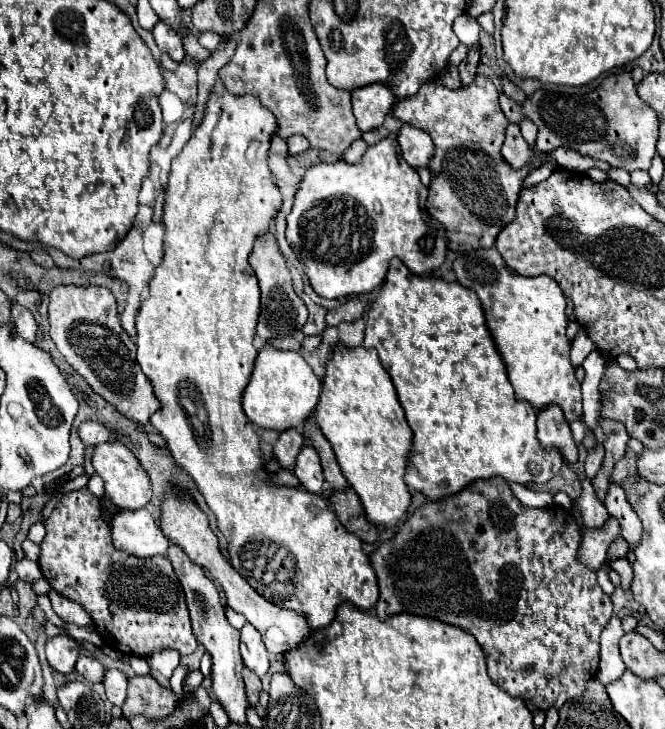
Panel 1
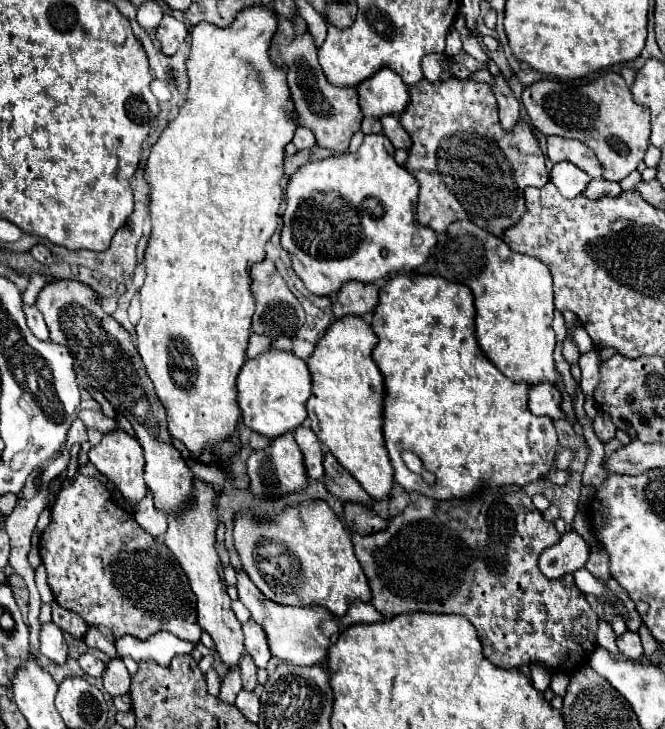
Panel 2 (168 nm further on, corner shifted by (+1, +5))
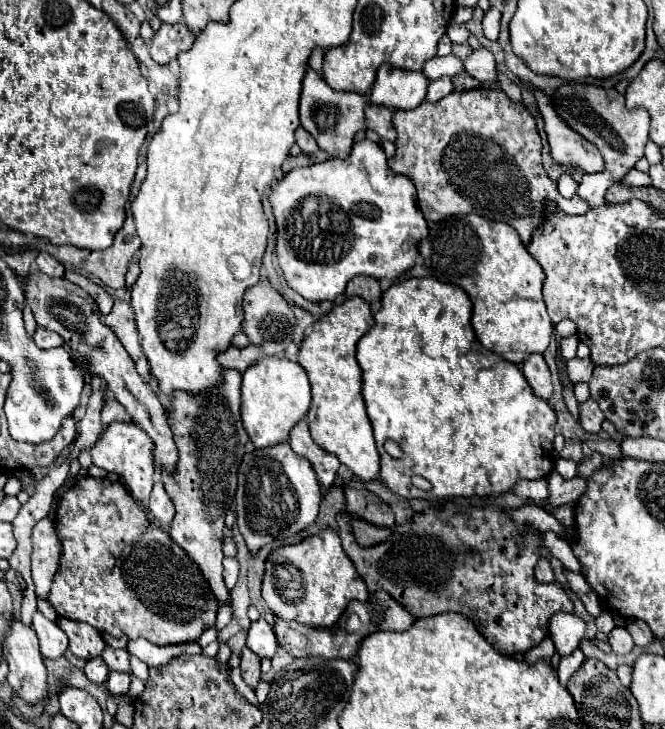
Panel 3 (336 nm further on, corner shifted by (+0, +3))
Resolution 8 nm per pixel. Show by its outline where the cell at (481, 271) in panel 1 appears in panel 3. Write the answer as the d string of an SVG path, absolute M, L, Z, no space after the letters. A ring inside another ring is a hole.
M467 214L455 220L441 220L419 246L433 276L461 286L473 302L473 328L483 348L521 366L531 354L549 348L553 322L543 302L543 270L525 250L517 232L503 222L489 222L483 216Z

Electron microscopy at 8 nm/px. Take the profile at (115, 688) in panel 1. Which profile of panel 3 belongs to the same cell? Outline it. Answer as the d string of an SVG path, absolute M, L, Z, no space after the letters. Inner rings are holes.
M109 672L109 678L105 684L111 694L125 694L129 690L129 680L131 676L125 672Z

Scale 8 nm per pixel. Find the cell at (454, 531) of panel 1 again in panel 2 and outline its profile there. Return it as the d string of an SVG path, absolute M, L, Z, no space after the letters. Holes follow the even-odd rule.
M488 488L474 498L434 500L416 496L404 512L388 522L388 528L376 534L352 534L354 554L368 578L372 604L388 620L410 612L462 614L466 616L482 642L484 656L496 666L516 668L530 662L540 662L550 670L572 672L590 658L596 648L598 618L584 594L574 586L572 574L558 580L548 580L538 570L542 550L558 544L560 534L552 522L546 522L534 508L530 496L522 492L504 492Z

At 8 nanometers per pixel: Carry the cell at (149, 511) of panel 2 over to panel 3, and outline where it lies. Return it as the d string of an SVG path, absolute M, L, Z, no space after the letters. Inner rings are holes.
M157 480L155 486L153 486L147 510L153 514L153 518L161 526L161 530L169 530L173 514L175 514L175 508L173 508L173 504L171 504L171 500L169 500L169 496L167 496L161 480Z

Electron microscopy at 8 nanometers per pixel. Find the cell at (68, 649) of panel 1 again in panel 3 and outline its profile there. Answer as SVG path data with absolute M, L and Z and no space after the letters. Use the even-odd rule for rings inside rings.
M39 612L33 616L33 630L37 632L41 654L45 658L59 658L67 650L67 634L51 620L43 618Z

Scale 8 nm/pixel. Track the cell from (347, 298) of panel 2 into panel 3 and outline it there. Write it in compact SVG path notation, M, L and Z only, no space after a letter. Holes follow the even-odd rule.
M357 276L357 278L353 278L353 280L347 284L345 298L353 298L353 296L359 296L359 298L367 300L369 304L381 300L379 282L377 282L375 278L371 278L371 276Z

